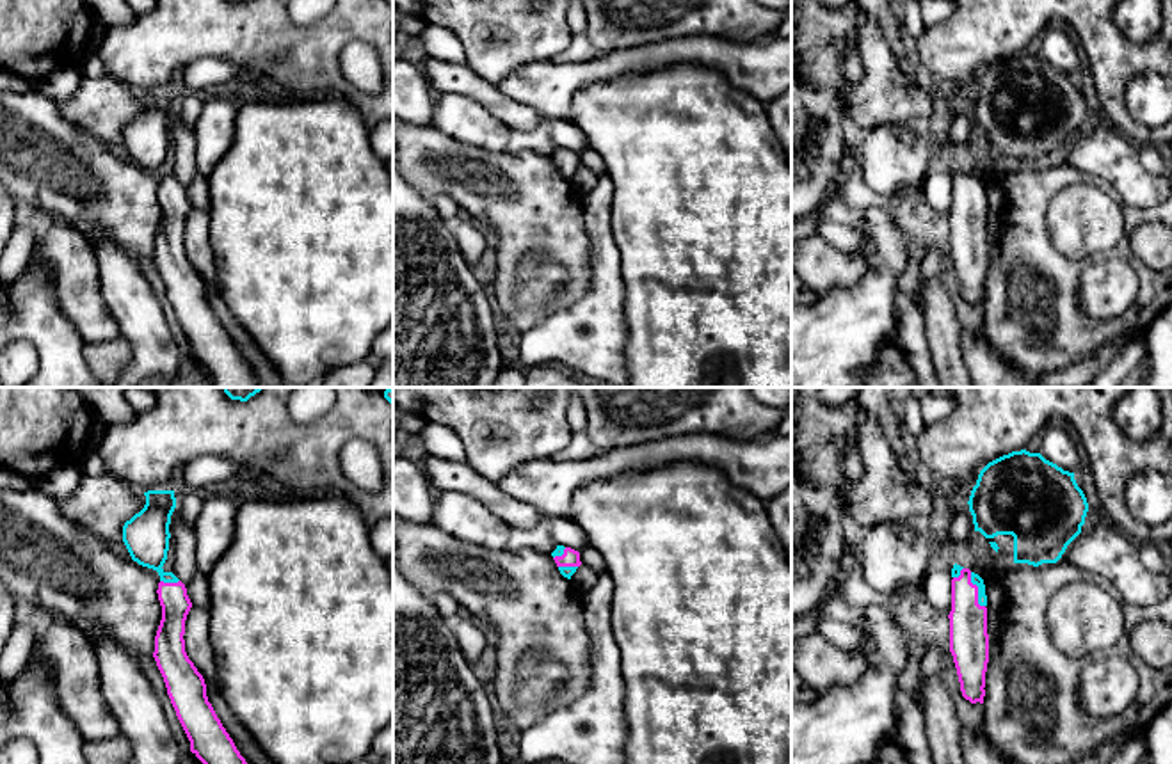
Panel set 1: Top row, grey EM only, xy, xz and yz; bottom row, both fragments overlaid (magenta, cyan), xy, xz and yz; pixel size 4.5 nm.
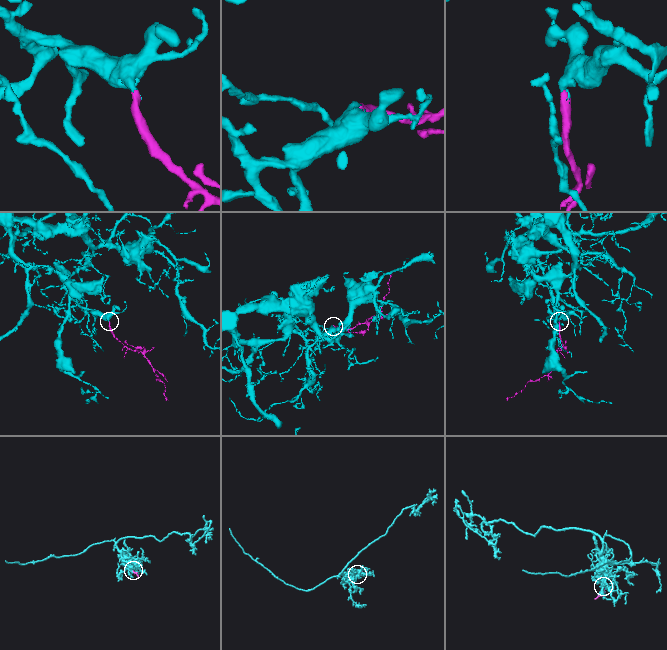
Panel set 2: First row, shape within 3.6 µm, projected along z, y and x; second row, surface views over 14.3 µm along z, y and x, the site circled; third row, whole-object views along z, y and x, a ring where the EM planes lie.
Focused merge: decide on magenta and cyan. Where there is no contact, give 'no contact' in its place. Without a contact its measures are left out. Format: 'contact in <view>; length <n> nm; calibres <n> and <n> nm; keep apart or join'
contact in yz; length 170 nm; calibres 180 and 50 nm; join

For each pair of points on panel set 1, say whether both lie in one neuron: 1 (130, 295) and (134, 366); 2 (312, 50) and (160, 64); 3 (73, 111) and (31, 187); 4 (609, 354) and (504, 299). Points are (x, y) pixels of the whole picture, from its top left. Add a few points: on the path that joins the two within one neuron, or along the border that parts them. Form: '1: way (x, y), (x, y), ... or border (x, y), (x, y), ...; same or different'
1: way (137, 313), (139, 349); same
2: way (274, 47), (267, 43), (198, 43); same
3: border (56, 103), (66, 119), (104, 143); different
4: border (541, 318), (516, 338); different

